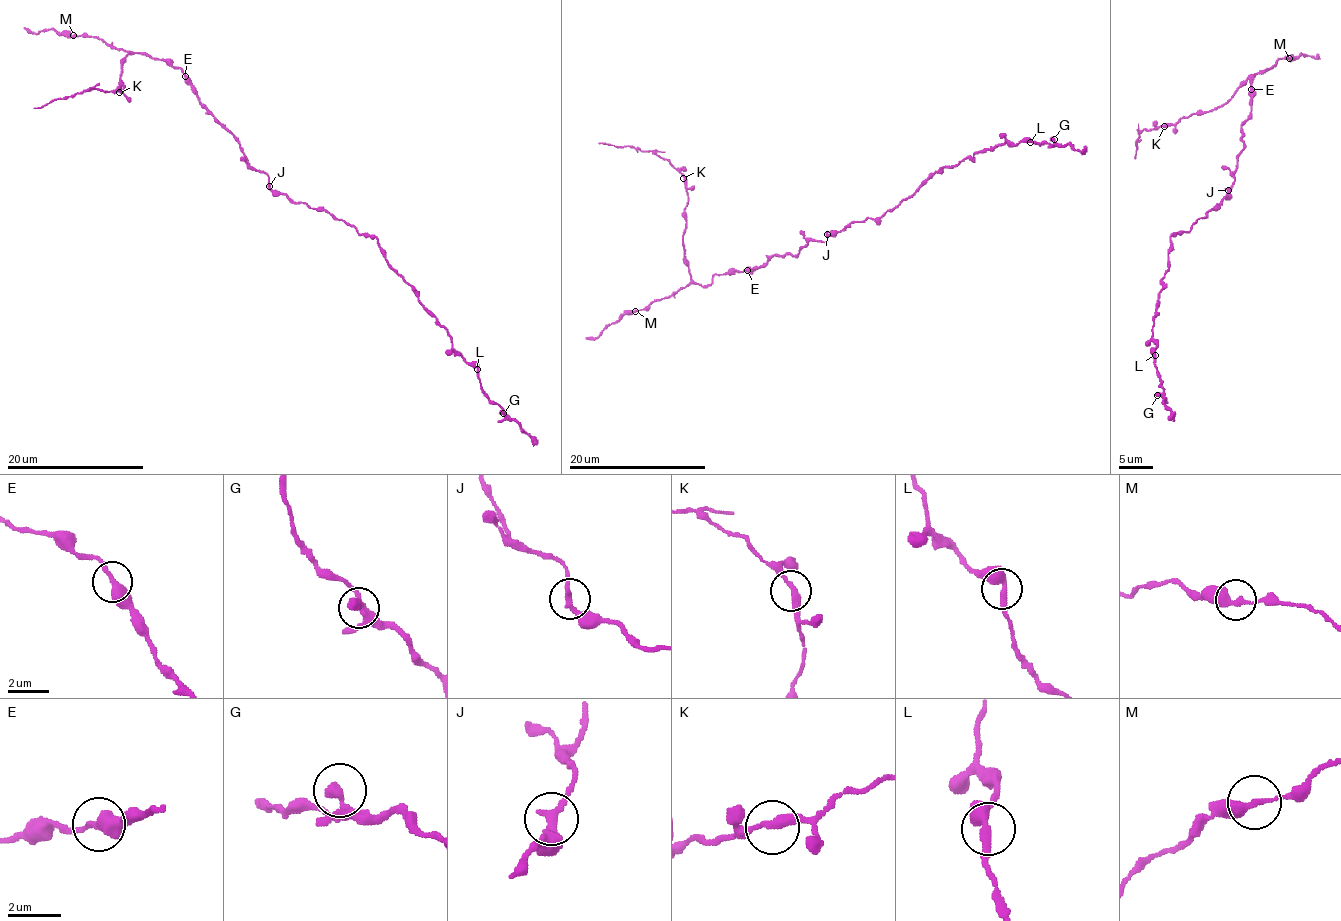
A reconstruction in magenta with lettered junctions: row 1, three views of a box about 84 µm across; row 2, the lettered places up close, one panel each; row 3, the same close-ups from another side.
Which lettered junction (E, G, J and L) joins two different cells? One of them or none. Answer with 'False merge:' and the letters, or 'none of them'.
False merge: E

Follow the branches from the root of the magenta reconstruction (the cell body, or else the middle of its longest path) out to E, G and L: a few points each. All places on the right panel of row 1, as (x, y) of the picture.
E: (1232, 182), (1238, 155), (1243, 147), (1241, 125), (1250, 113), (1251, 88)
G: (1232, 182), (1222, 201), (1187, 232), (1171, 236), (1153, 326), (1157, 345), (1153, 363), (1163, 389), (1157, 395)
L: (1232, 182), (1230, 193), (1187, 232), (1171, 236), (1168, 270), (1163, 278), (1153, 326), (1155, 355)

